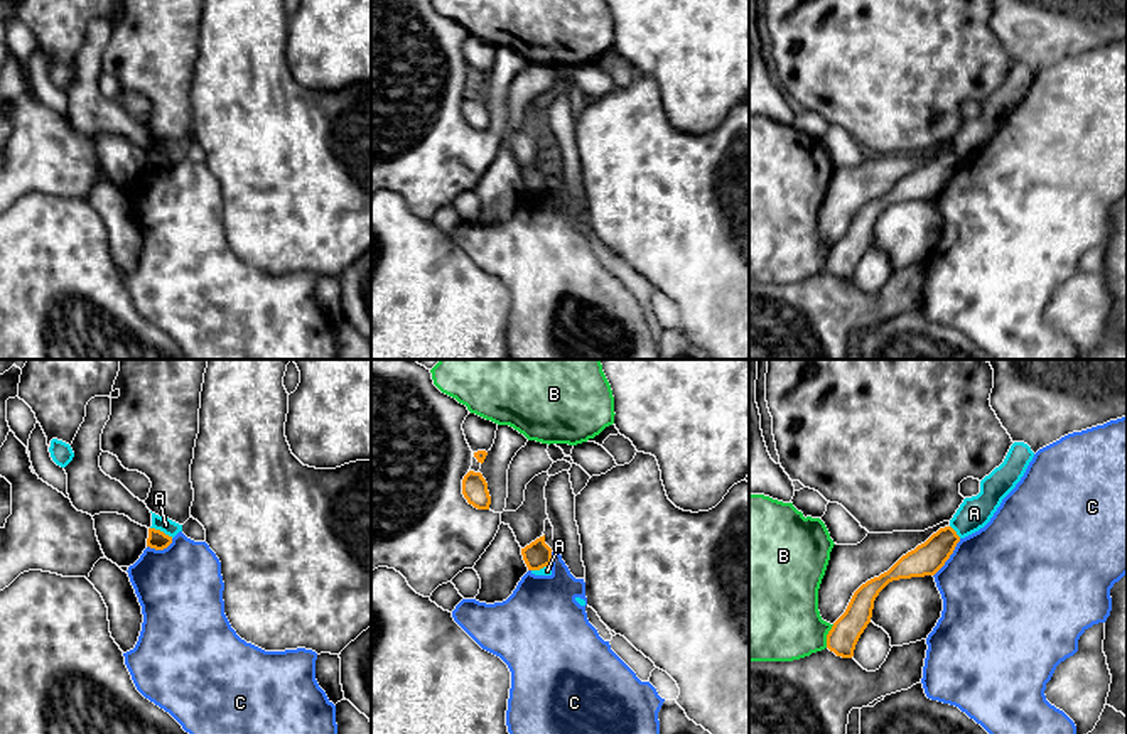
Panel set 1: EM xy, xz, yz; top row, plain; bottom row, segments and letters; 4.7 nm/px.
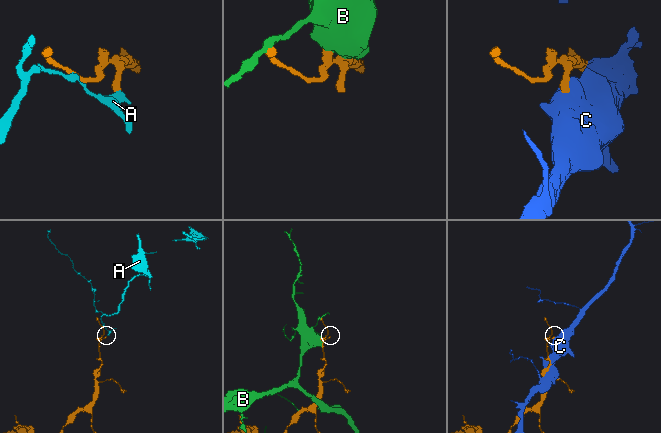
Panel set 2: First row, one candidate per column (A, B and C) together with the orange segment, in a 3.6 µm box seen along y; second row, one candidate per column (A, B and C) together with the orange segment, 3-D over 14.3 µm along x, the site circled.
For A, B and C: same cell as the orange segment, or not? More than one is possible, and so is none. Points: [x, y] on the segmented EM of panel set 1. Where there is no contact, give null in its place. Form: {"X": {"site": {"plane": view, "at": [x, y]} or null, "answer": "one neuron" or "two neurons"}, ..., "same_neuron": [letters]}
{"A": {"site": {"plane": "xy", "at": [162, 532]}, "answer": "two neurons"}, "B": {"site": {"plane": "yz", "at": [827, 636]}, "answer": "two neurons"}, "C": {"site": {"plane": "yz", "at": [949, 557]}, "answer": "two neurons"}, "same_neuron": []}

